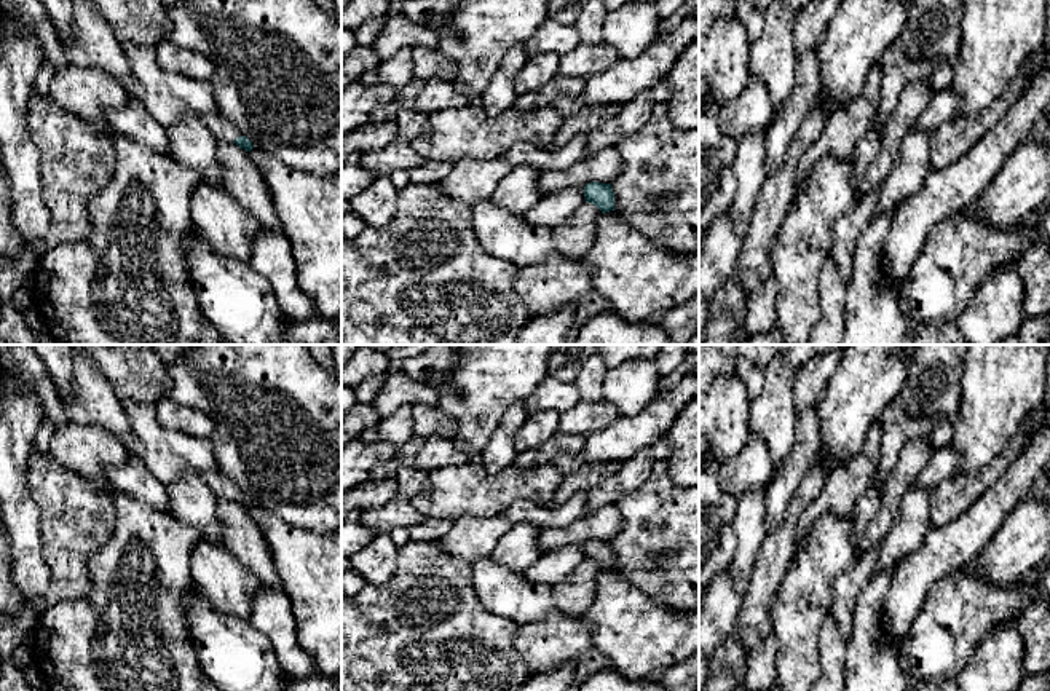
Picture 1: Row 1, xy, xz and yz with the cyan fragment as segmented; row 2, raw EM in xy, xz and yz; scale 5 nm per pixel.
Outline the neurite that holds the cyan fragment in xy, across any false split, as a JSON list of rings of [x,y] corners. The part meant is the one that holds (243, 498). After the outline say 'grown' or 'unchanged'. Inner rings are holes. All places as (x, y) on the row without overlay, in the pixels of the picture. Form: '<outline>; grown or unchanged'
[[[219,468],[203,472],[203,477],[217,498],[233,499],[246,509],[254,506],[252,499],[238,487],[238,484],[225,476]]]; grown

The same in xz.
[[[590,539],[584,544],[586,560],[595,562],[602,571],[614,568],[614,551],[611,541]]]; unchanged

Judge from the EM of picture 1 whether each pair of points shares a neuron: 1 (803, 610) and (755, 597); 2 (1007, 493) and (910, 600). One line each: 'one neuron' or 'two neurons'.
1: two neurons
2: one neuron

